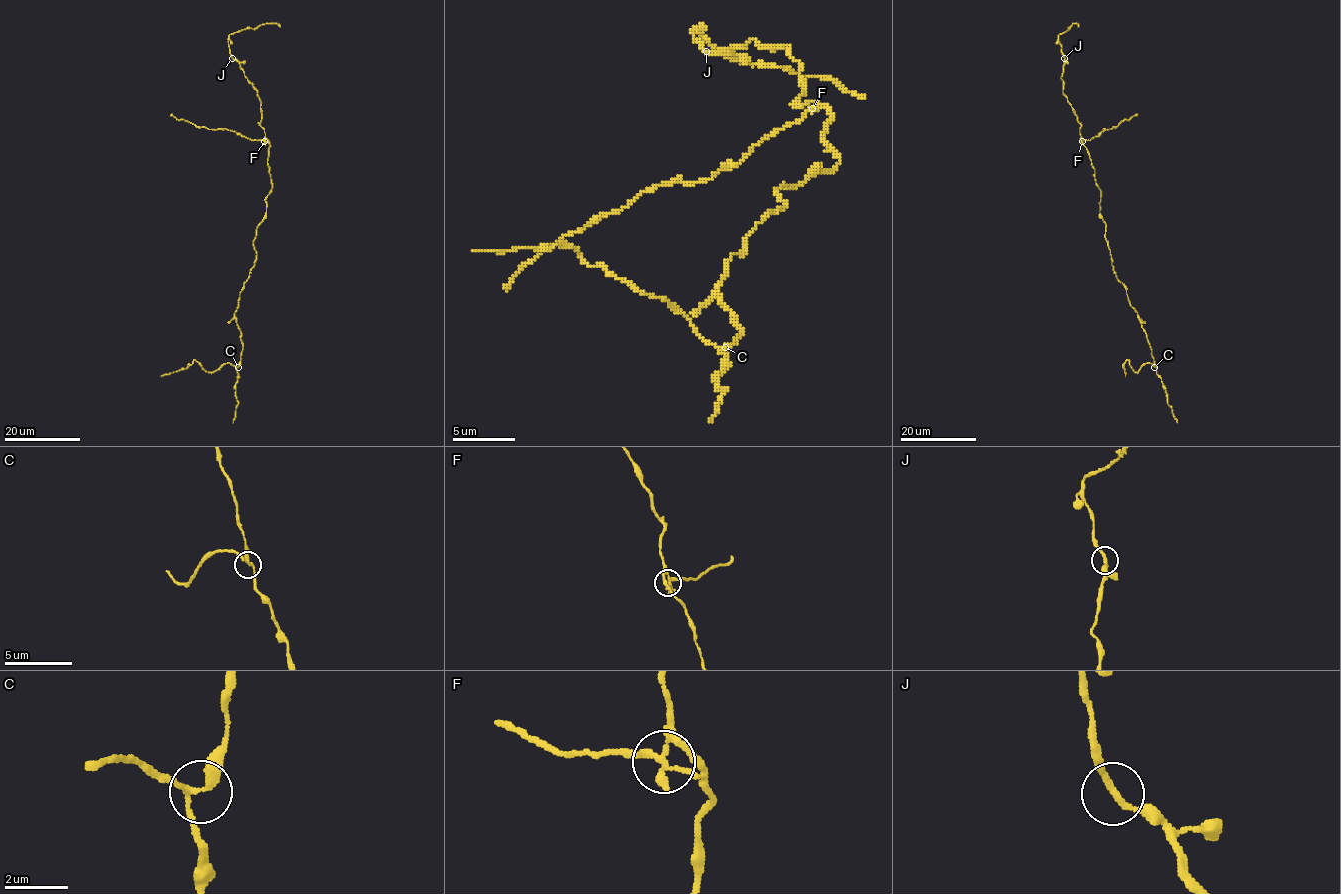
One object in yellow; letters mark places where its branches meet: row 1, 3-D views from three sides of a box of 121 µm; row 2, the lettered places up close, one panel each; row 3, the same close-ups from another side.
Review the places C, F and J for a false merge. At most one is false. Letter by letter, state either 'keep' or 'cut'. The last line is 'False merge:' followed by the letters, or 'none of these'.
C: keep
F: cut
J: keep
False merge: F

